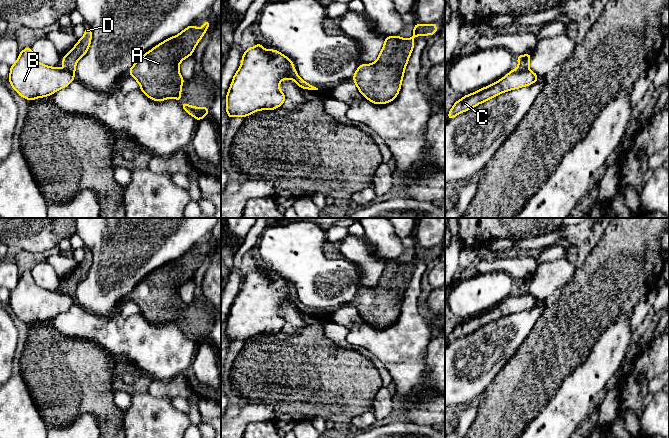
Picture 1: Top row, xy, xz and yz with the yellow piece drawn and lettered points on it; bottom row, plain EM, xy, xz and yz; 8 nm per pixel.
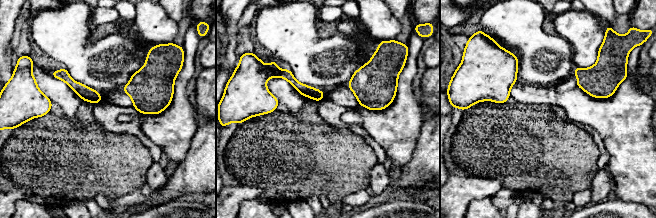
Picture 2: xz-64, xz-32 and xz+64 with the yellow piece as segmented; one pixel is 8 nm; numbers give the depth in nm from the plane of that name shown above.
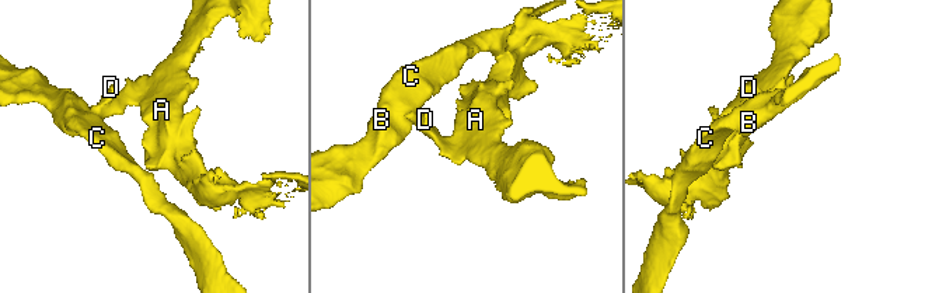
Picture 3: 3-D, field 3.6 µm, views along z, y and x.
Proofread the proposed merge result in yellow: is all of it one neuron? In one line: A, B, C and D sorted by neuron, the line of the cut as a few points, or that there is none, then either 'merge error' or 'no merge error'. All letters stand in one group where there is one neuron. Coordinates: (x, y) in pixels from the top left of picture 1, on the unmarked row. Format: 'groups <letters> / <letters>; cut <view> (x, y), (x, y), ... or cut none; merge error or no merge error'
groups A B C D; cut none; no merge error

